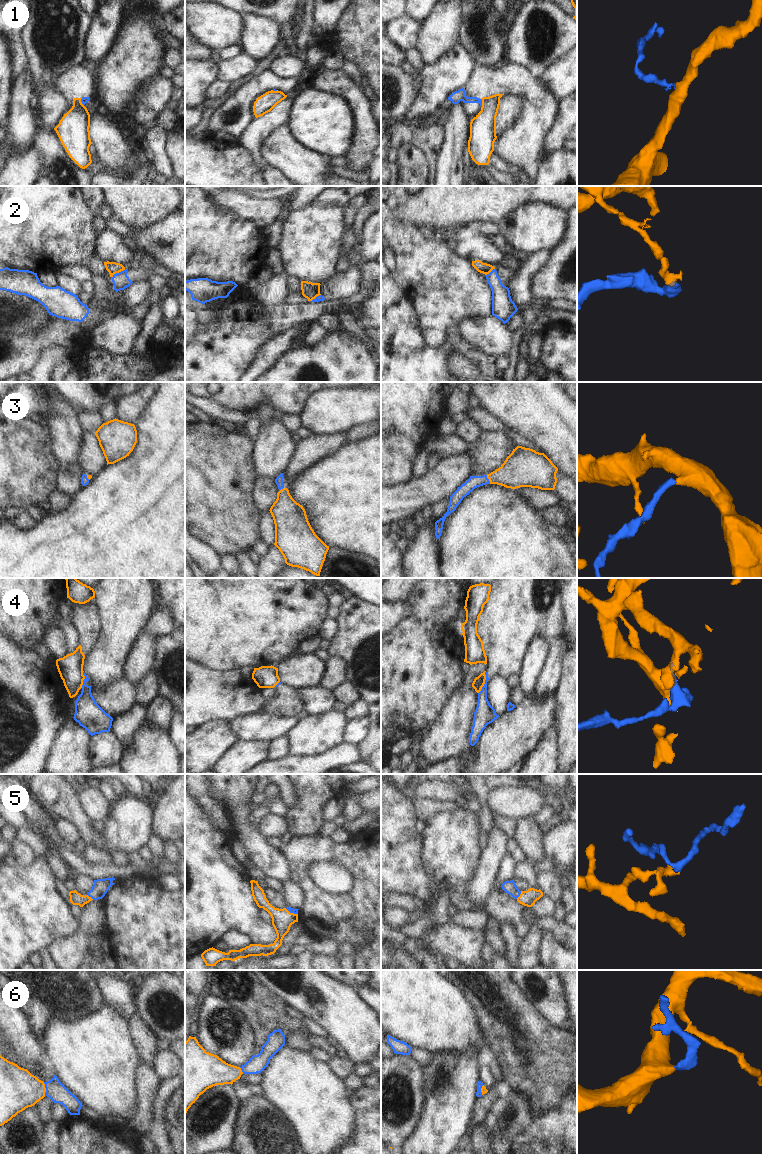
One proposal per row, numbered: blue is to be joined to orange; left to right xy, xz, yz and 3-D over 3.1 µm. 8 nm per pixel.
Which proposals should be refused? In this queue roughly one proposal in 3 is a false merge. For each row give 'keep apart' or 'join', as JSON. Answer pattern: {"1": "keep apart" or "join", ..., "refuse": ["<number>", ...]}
{"1": "keep apart", "2": "keep apart", "3": "join", "4": "keep apart", "5": "join", "6": "join", "refuse": ["1", "2", "4"]}

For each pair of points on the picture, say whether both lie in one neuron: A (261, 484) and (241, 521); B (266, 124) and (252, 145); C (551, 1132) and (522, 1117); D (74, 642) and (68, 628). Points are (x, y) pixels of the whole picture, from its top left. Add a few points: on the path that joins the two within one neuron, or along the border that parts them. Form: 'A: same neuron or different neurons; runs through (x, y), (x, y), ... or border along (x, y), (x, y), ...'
A: different neurons; border along (256, 476), (252, 500), (259, 514)
B: same neuron; runs through (261, 129), (254, 137), (254, 140)
C: different neurons; border along (531, 1121), (522, 1132), (516, 1133), (513, 1136)
D: same neuron; runs through (73, 639), (70, 631)

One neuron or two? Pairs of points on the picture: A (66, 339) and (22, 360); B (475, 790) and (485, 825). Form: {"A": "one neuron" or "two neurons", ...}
{"A": "one neuron", "B": "one neuron"}

